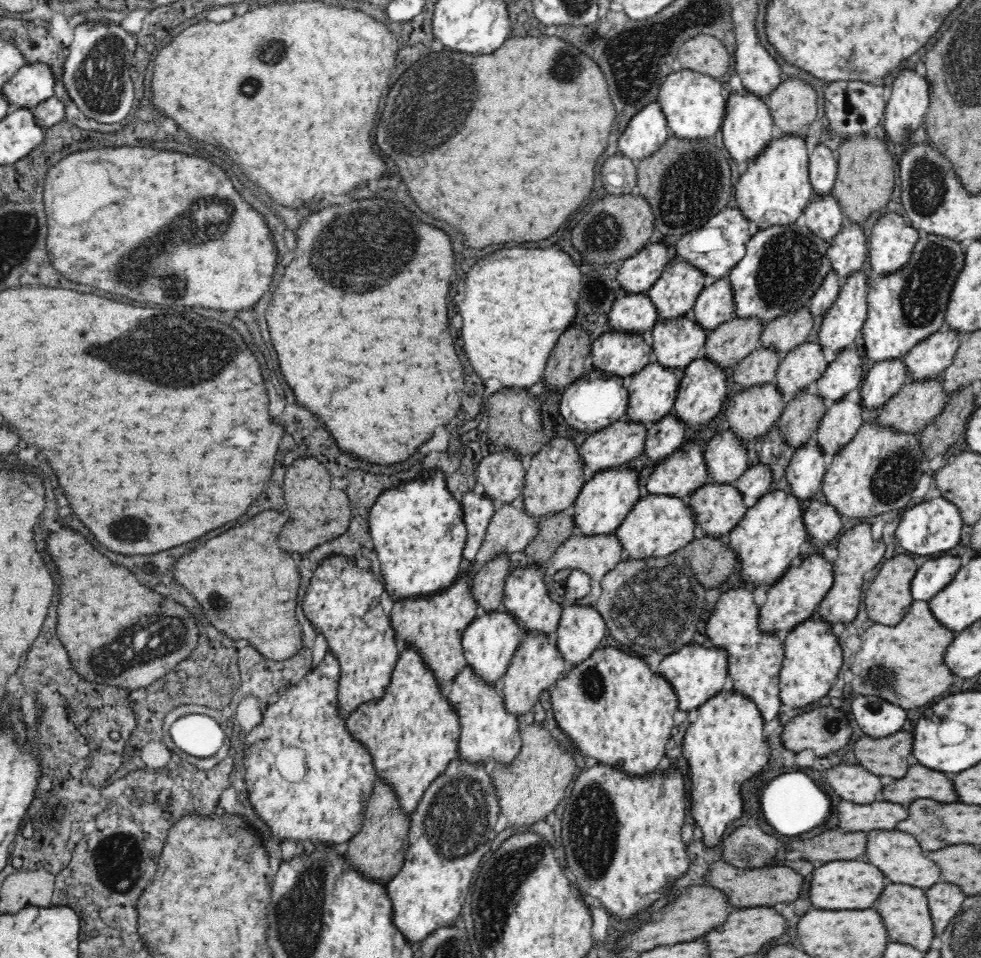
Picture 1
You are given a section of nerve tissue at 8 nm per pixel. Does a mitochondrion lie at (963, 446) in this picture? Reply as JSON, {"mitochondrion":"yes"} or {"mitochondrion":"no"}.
{"mitochondrion":"no"}

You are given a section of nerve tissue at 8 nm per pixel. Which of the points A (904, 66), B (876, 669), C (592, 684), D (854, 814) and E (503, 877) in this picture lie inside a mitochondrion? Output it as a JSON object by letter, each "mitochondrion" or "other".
{"A":"other","B":"mitochondrion","C":"mitochondrion","D":"other","E":"mitochondrion"}

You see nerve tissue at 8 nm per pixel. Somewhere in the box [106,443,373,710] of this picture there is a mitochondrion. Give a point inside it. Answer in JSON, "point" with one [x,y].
{"point":[217,604]}

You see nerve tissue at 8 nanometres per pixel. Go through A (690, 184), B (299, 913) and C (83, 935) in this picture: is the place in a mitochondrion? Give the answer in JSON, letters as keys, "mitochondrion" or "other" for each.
{"A":"mitochondrion","B":"mitochondrion","C":"other"}

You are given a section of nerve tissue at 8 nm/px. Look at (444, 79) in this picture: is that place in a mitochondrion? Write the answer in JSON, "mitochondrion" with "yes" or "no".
{"mitochondrion":"yes"}

